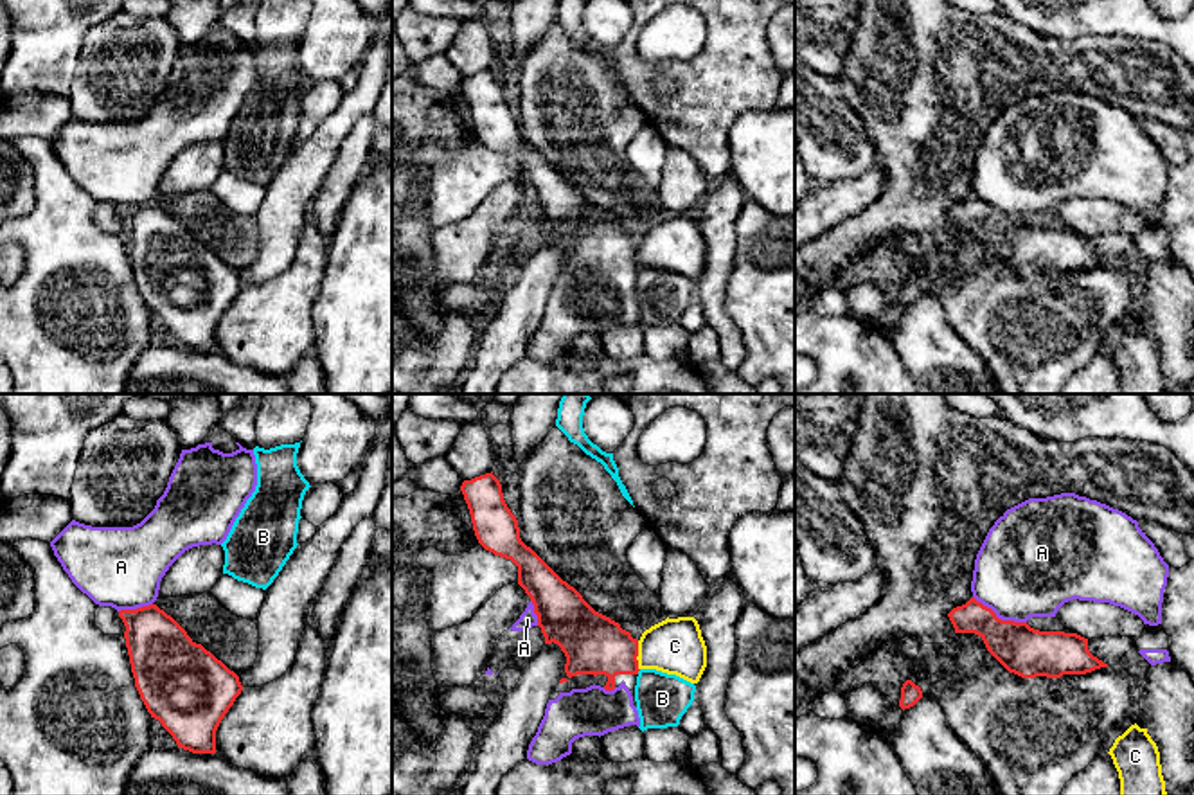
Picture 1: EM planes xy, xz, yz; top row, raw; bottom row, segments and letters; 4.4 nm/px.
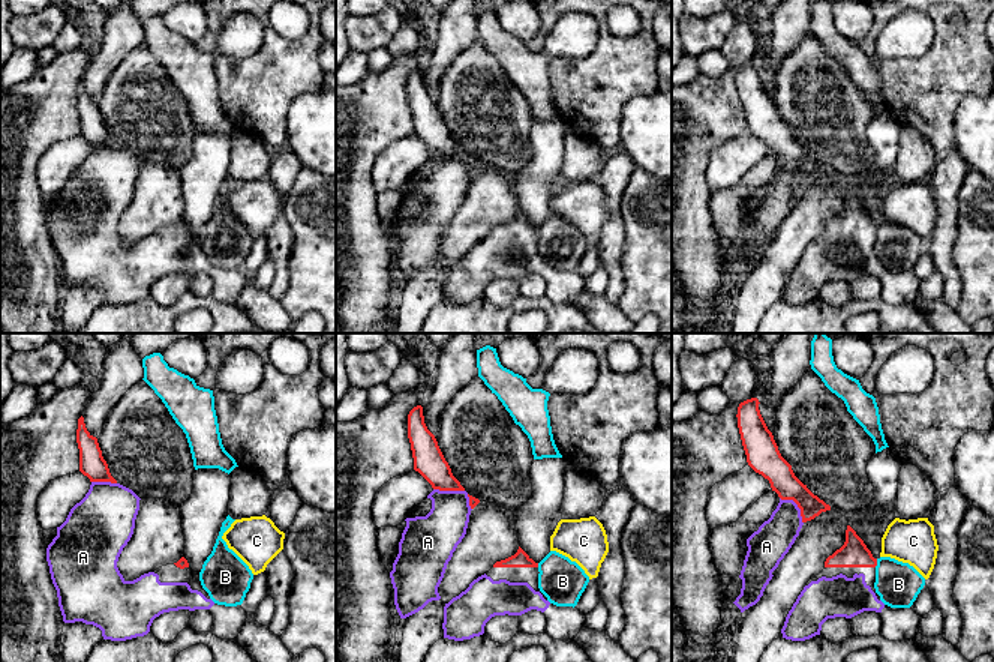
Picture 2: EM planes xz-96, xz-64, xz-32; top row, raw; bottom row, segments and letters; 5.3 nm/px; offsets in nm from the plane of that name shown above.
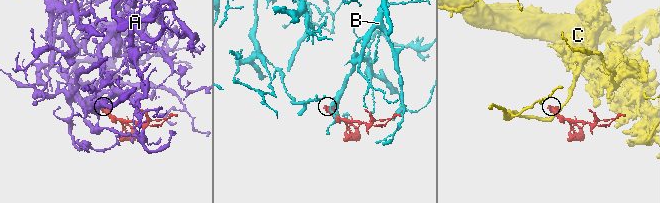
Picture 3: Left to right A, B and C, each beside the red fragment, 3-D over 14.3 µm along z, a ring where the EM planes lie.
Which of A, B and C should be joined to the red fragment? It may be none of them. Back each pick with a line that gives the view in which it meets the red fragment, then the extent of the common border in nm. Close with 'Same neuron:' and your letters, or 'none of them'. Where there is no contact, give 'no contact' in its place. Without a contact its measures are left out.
A: contact in yz; length 260 nm
Same neuron: A

